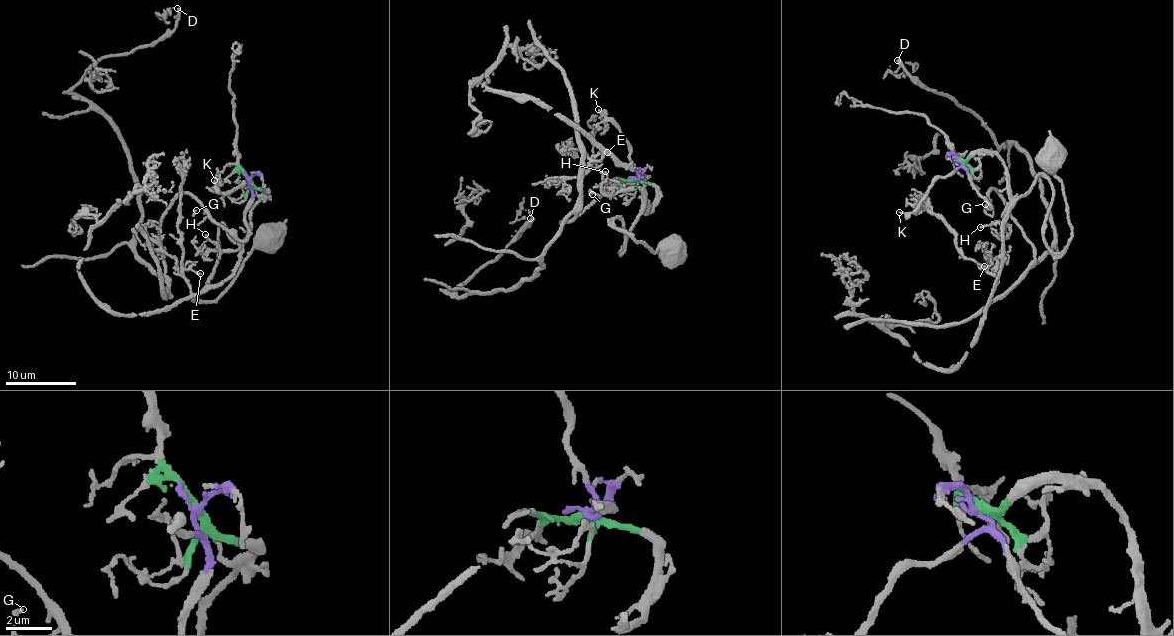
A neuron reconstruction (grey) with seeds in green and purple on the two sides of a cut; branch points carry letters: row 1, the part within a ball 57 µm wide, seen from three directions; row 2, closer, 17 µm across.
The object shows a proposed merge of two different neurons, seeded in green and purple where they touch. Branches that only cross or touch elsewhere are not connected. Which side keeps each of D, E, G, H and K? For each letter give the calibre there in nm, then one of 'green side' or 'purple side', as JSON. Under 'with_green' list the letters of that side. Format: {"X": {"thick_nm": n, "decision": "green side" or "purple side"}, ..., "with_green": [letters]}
{"D": {"thick_nm": 200, "decision": "purple side"}, "E": {"thick_nm": 130, "decision": "green side"}, "G": {"thick_nm": 180, "decision": "purple side"}, "H": {"thick_nm": 140, "decision": "green side"}, "K": {"thick_nm": 100, "decision": "purple side"}, "with_green": ["E", "H"]}

